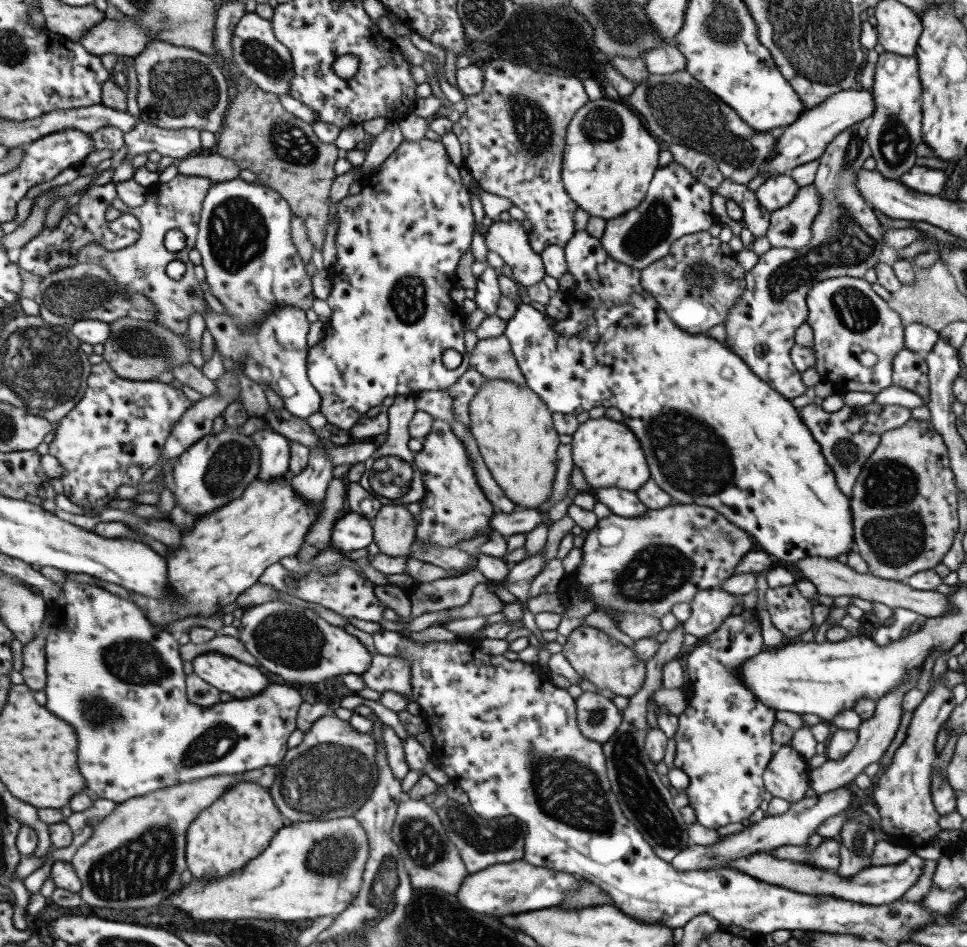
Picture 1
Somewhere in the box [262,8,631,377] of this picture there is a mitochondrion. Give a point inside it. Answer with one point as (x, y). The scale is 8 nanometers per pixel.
(533, 127)

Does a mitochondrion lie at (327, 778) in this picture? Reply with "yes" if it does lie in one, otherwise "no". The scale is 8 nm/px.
yes

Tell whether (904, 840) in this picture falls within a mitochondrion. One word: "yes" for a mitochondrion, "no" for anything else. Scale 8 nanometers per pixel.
no

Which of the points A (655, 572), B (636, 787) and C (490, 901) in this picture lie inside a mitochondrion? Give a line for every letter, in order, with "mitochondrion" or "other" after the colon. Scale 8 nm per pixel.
A: mitochondrion
B: mitochondrion
C: other

